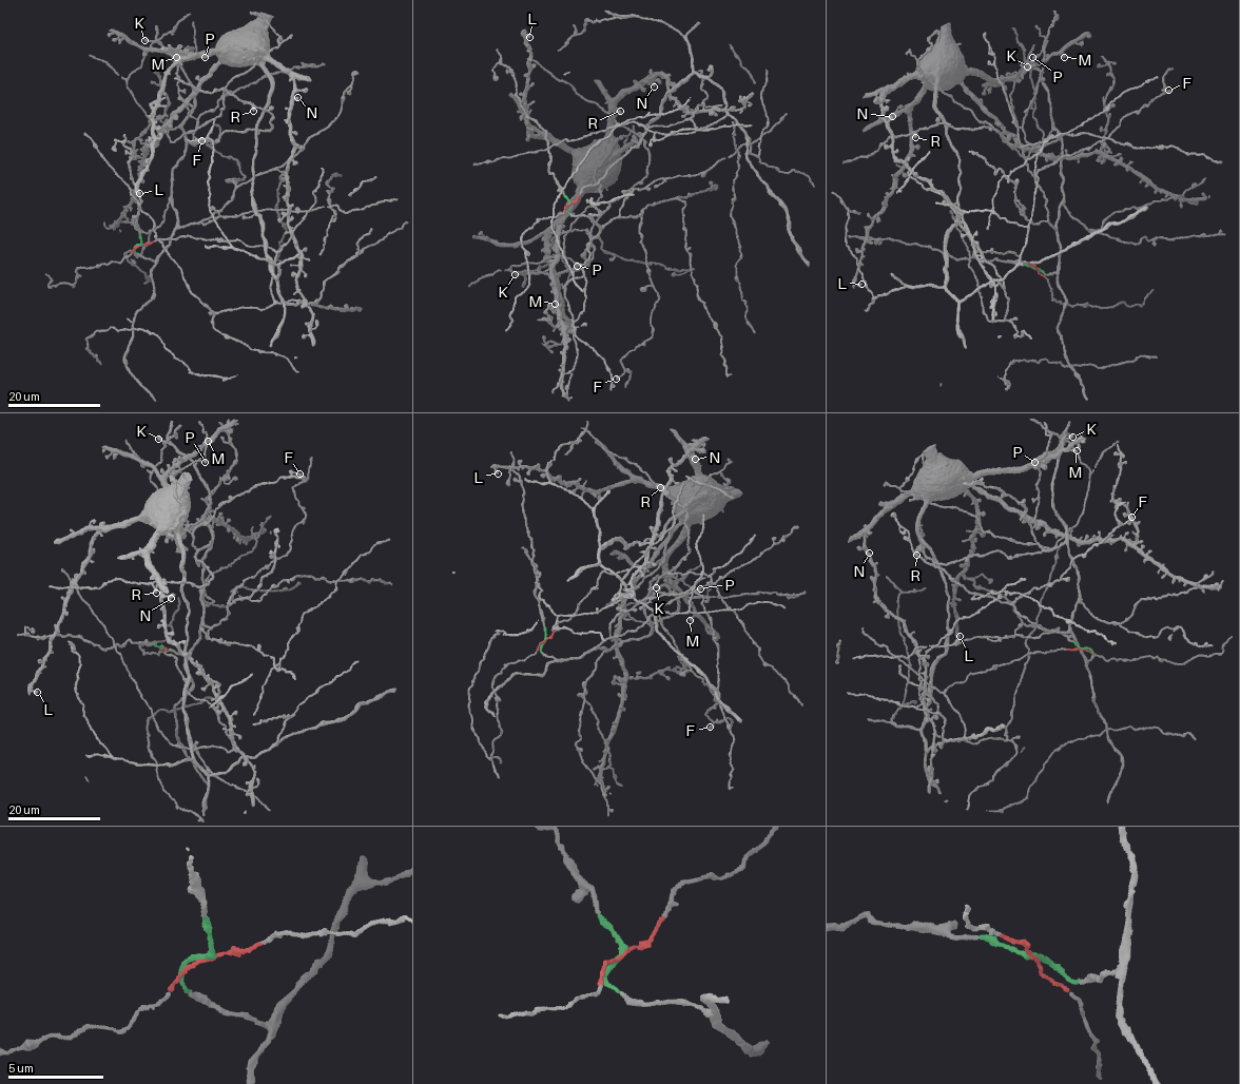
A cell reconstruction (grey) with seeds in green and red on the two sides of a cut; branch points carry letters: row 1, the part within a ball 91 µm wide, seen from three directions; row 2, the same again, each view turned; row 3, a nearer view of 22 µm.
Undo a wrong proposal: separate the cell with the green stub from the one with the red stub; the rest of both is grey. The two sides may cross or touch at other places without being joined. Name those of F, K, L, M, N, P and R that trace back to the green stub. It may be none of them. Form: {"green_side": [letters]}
{"green_side": ["F", "K", "P", "R"]}

